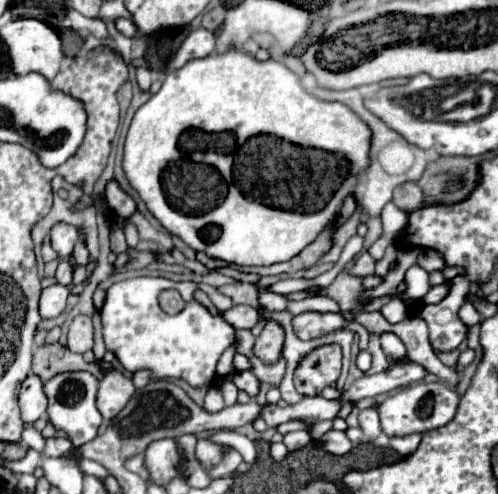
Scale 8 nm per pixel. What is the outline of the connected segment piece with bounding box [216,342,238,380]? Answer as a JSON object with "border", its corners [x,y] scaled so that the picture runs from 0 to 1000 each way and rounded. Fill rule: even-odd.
{"border":[[[470,692],[462,704],[454,704],[446,725],[442,725],[442,733],[438,733],[434,749],[442,753],[442,769],[458,769],[466,761],[466,753],[470,753],[466,729],[470,729],[470,717],[474,717],[474,700],[478,700],[478,692]]]}

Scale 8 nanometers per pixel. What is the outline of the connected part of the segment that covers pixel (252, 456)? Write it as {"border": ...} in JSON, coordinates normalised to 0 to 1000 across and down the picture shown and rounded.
{"border":[[[450,870],[450,874],[434,874],[426,887],[426,895],[438,895],[438,899],[454,899],[454,903],[466,903],[470,911],[478,911],[490,927],[494,939],[506,939],[514,931],[514,907],[510,907],[510,895],[498,891],[494,883],[478,879],[478,874],[462,874],[462,870]]]}

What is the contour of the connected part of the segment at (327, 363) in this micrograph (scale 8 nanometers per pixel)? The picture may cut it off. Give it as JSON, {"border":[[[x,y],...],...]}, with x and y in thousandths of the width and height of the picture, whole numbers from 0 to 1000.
{"border":[[[679,696],[635,704],[594,745],[594,789],[606,802],[639,802],[655,781],[671,781],[683,761],[687,709]]]}

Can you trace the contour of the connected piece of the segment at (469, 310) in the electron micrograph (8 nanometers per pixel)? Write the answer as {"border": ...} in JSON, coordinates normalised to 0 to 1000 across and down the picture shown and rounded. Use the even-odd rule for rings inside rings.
{"border":[[[936,611],[936,615],[924,623],[920,640],[924,640],[924,648],[932,648],[932,656],[940,656],[940,660],[952,660],[952,656],[960,656],[960,652],[968,648],[964,632],[960,632],[960,628],[952,623],[952,615],[944,615],[944,611]]]}

